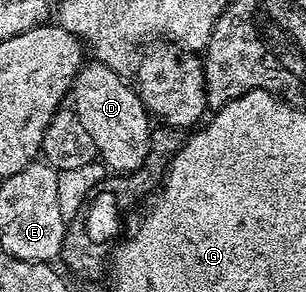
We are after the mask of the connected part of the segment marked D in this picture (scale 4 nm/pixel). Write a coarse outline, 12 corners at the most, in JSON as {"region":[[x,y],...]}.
{"region":[[97,59],[74,77],[72,108],[101,164],[134,172],[152,118],[127,78]]}

